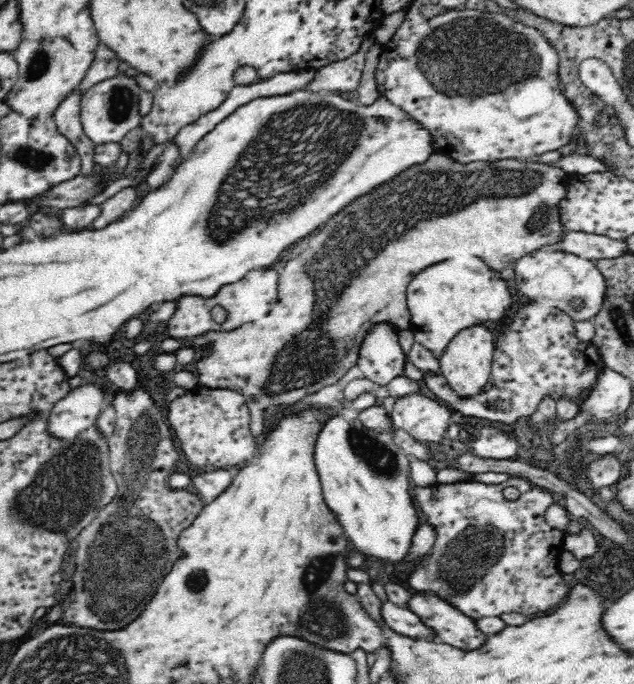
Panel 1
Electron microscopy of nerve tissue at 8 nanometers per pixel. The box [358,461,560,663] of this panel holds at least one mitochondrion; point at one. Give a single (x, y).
(463, 559)

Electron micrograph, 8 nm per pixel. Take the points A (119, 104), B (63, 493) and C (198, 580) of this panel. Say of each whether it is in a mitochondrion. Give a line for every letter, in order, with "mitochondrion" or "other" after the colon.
A: mitochondrion
B: mitochondrion
C: mitochondrion

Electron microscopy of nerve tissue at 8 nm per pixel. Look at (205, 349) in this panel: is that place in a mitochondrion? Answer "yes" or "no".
no

